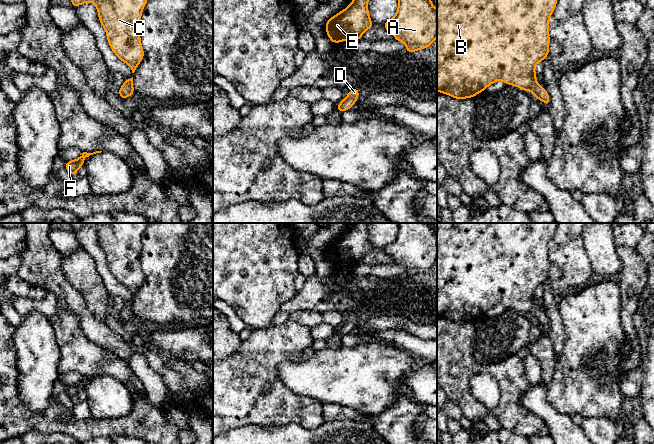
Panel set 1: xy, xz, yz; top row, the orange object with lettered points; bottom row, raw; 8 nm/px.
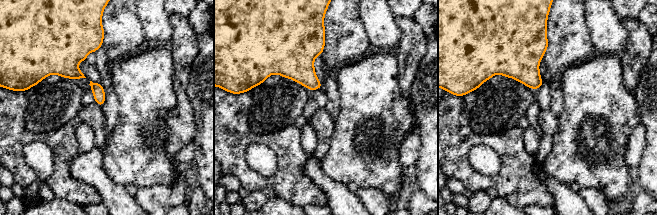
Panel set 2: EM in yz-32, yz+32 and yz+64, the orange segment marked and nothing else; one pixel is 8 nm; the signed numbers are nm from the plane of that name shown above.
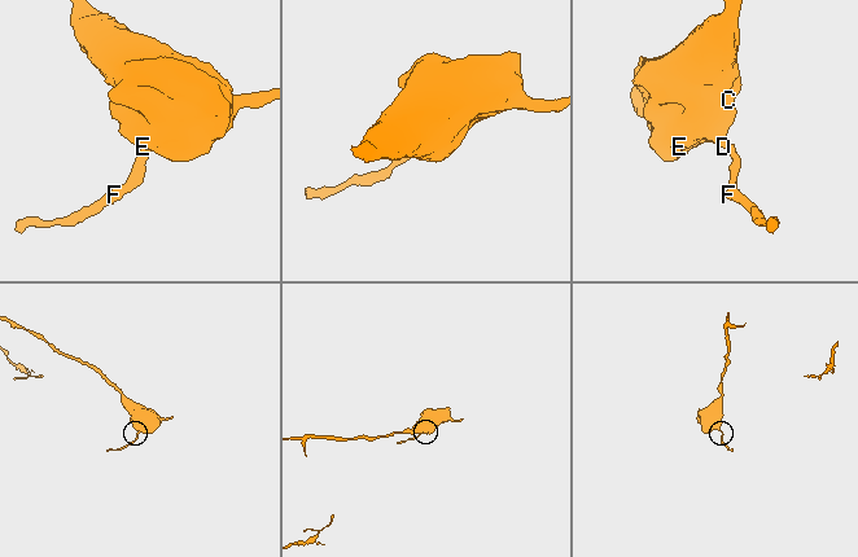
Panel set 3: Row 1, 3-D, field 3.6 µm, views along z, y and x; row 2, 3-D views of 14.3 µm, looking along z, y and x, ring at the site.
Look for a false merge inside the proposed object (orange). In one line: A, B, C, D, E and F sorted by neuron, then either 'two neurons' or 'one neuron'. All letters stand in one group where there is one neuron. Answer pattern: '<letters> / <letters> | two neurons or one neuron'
A B C D E F | one neuron

